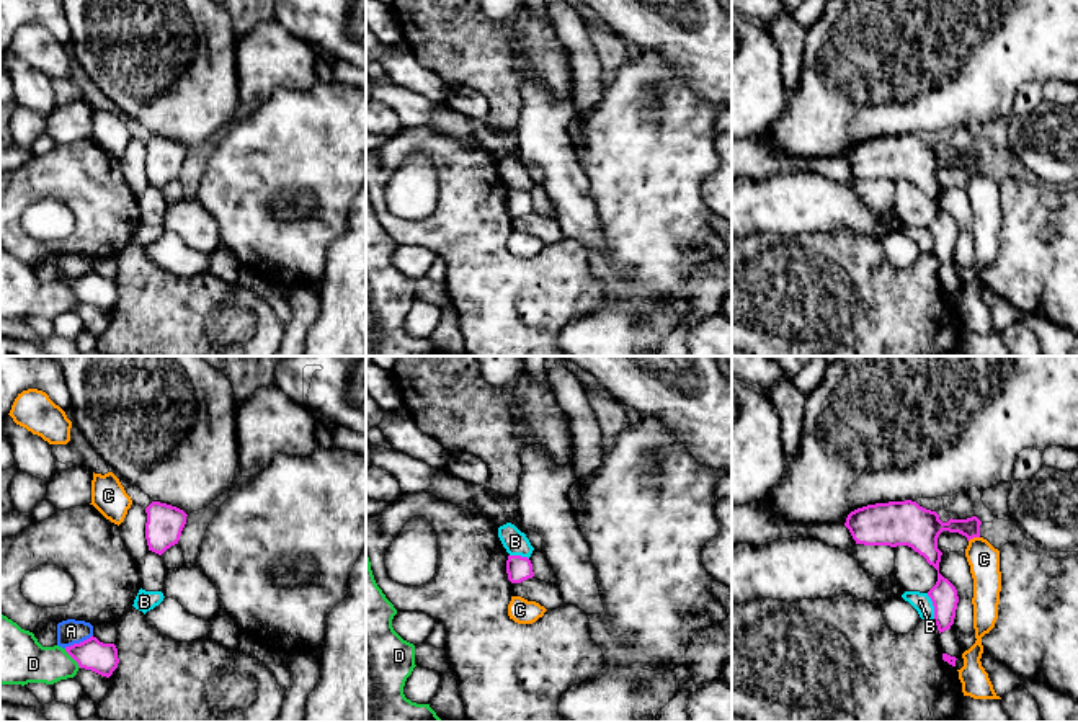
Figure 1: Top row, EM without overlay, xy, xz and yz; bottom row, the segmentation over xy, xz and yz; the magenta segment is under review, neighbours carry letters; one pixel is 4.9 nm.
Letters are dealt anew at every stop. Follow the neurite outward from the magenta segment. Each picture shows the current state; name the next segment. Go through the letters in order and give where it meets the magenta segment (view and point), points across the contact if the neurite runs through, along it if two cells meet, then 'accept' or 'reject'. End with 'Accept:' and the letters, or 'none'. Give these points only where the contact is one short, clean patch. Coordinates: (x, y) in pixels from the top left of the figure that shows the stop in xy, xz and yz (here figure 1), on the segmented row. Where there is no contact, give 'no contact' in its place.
A: xy (77, 644) | along xy (92, 634), (64, 647) | reject
B: yz (935, 608) | along yz (926, 593), (933, 606), (935, 621) | reject
C: yz (974, 536) | along yz (979, 536), (969, 541) | reject
D: xy (72, 657) | reject
Accept: none

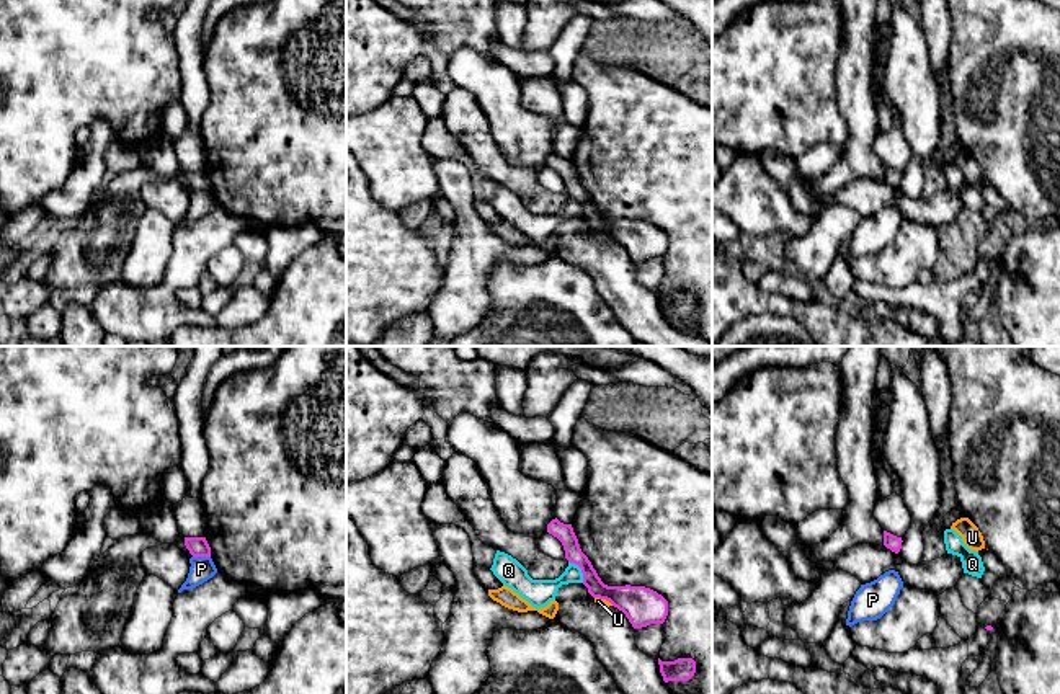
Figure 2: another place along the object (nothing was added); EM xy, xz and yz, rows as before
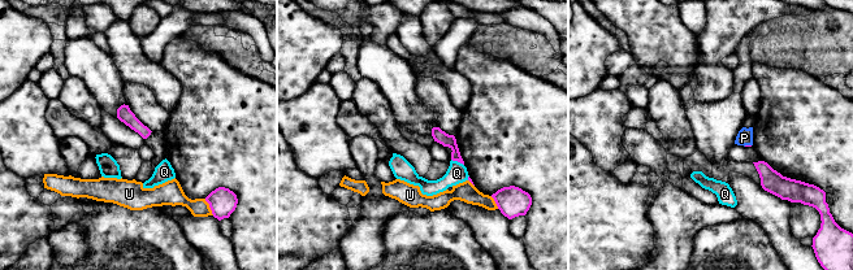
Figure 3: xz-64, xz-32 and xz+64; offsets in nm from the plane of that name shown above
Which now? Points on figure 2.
P: xy (201, 556) | along xy (193, 556), (209, 557) | reject
Q: xz (582, 570) | reject
U: xz (605, 598) | along xz (595, 596), (605, 598), (613, 605) | reject
Accept: none

